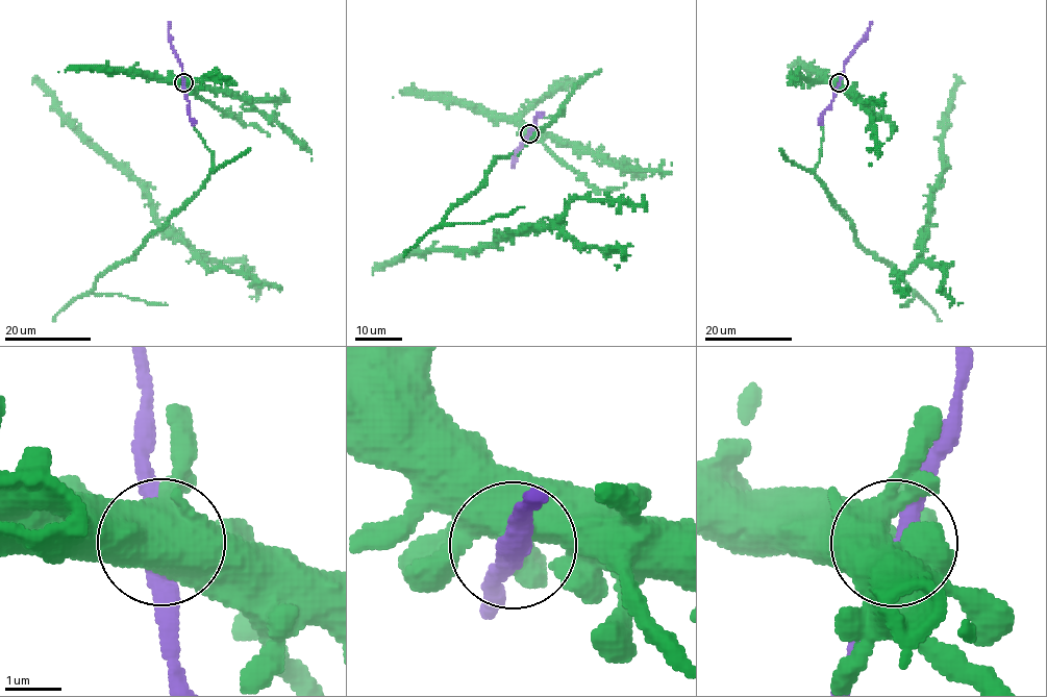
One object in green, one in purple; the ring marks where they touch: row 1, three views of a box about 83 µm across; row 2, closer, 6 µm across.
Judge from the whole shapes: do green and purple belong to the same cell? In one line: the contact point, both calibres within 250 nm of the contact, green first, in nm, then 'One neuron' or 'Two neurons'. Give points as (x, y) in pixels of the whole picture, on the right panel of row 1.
Place: (839, 82). Thickness 600 nm (green) against 400 nm. One neuron

